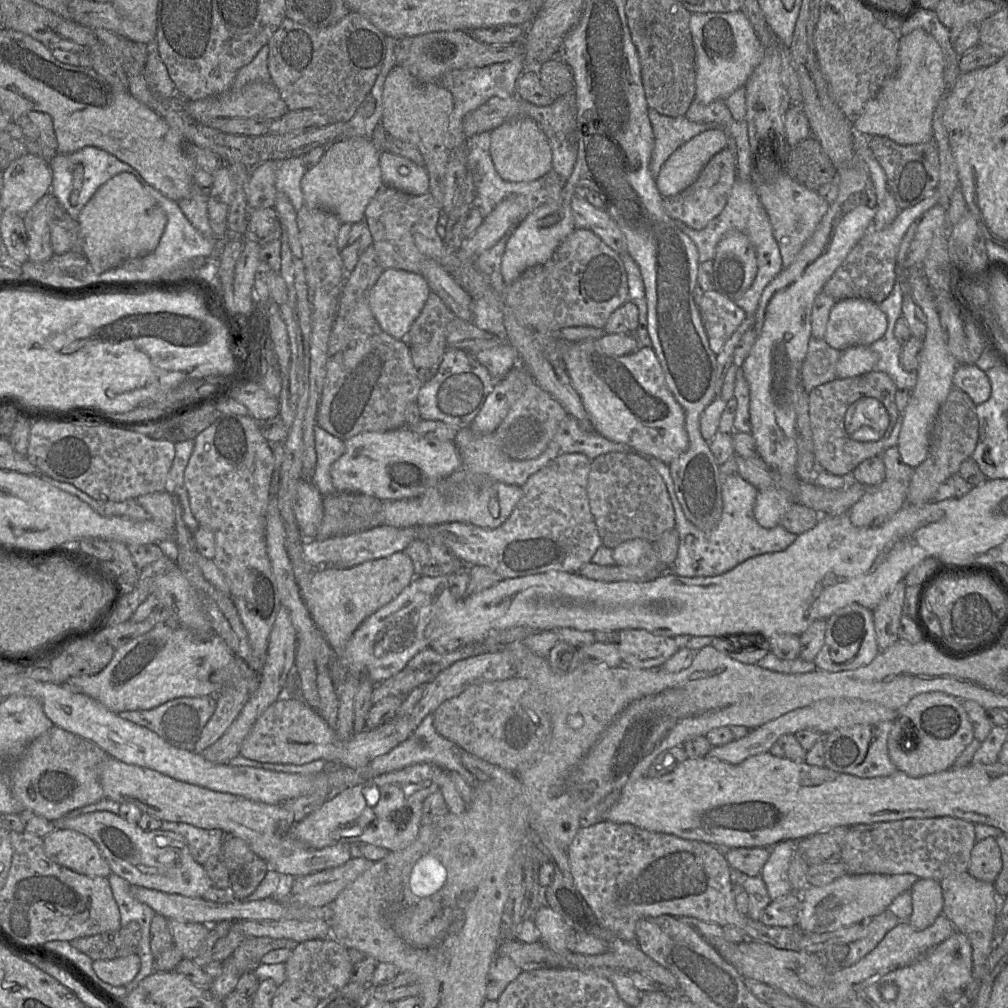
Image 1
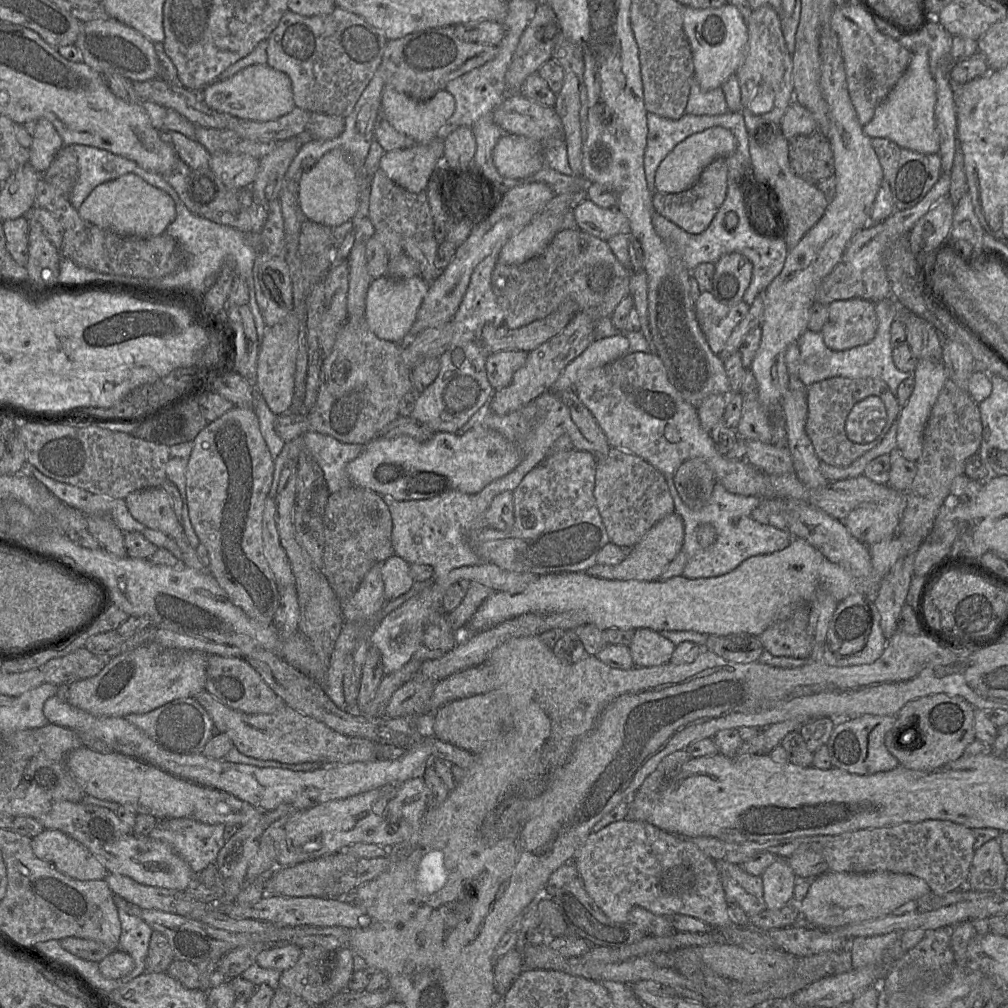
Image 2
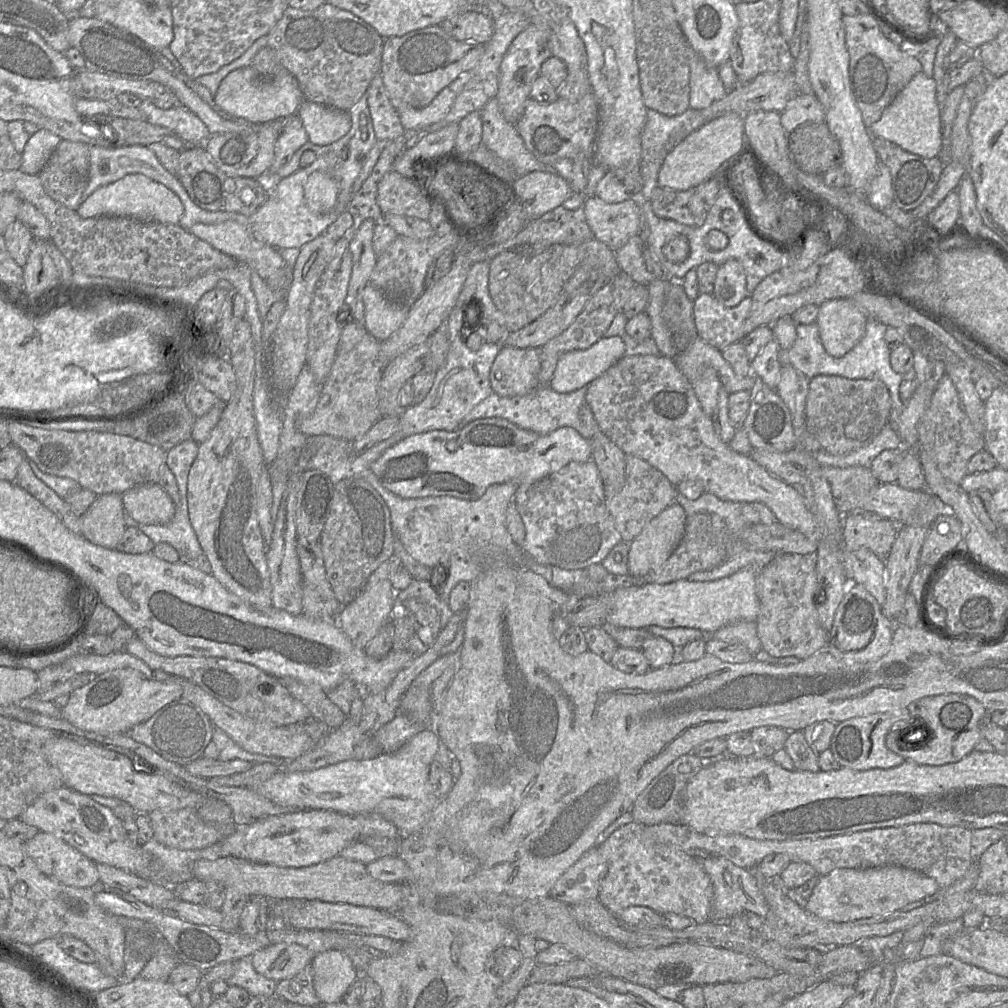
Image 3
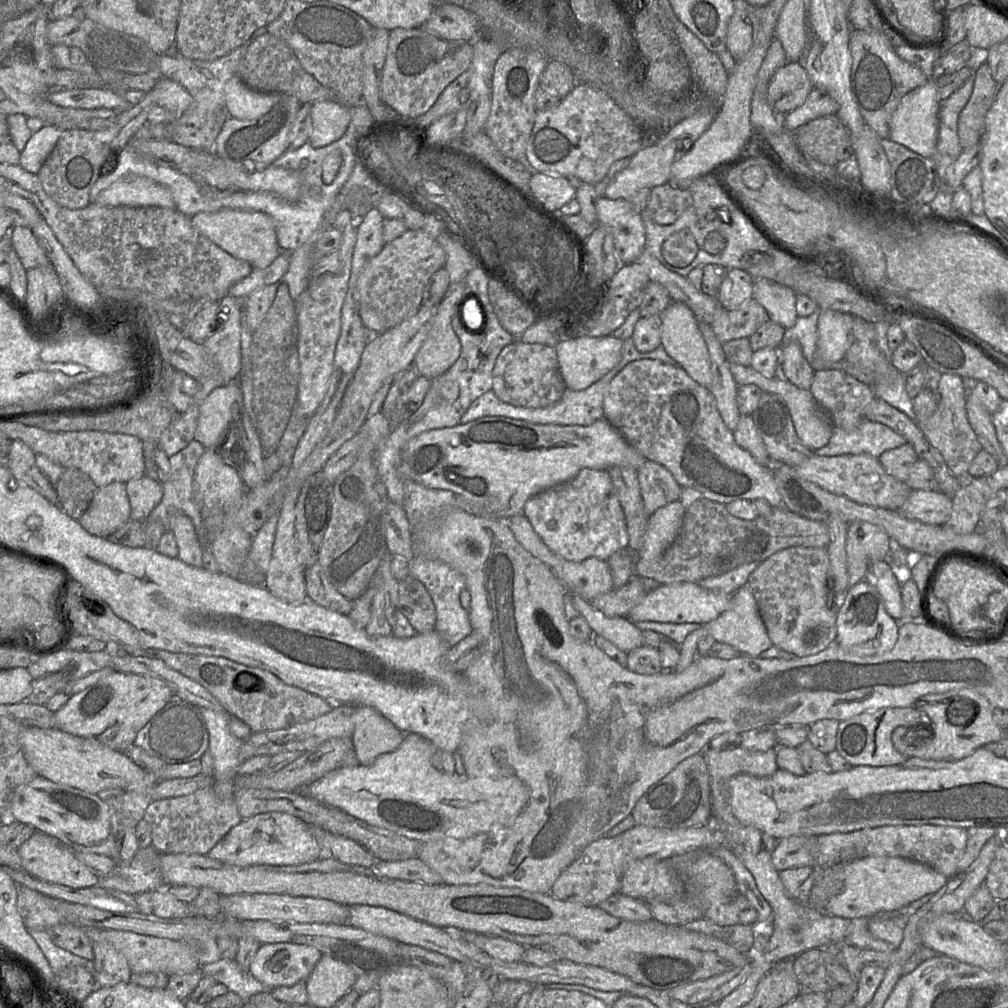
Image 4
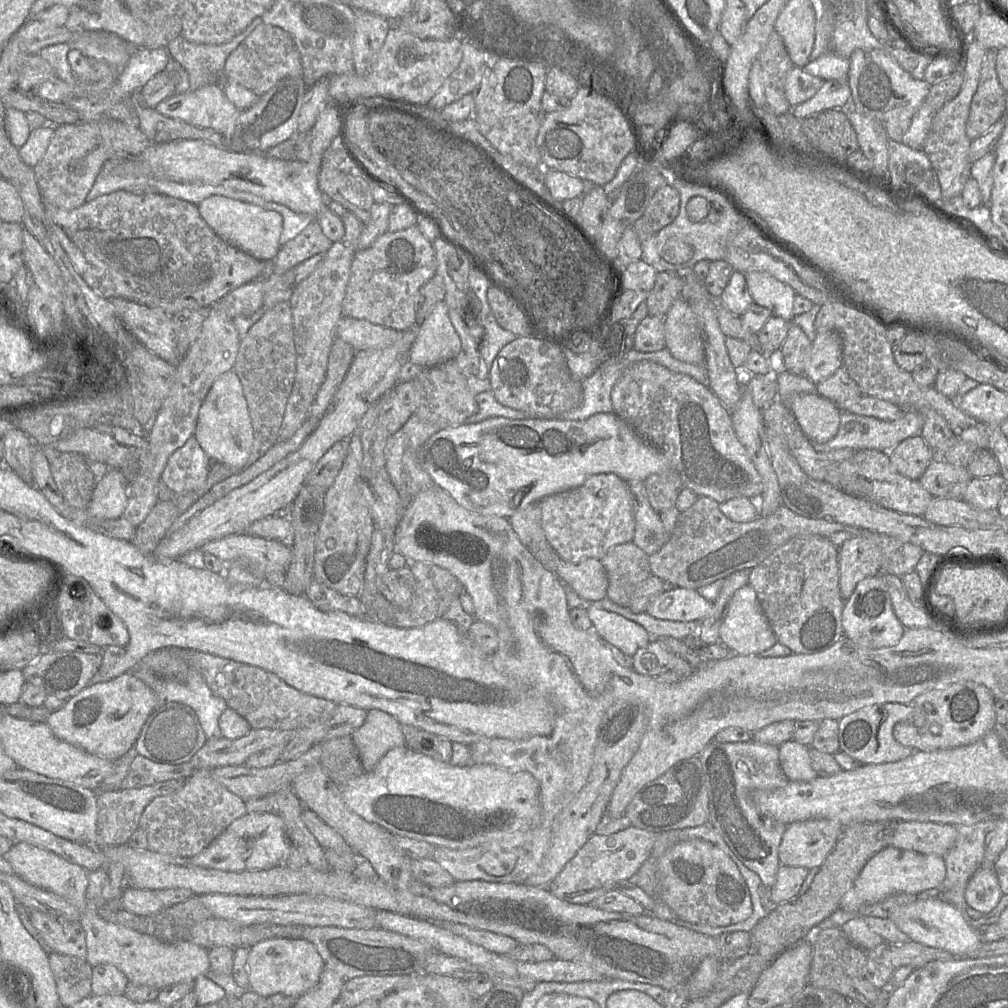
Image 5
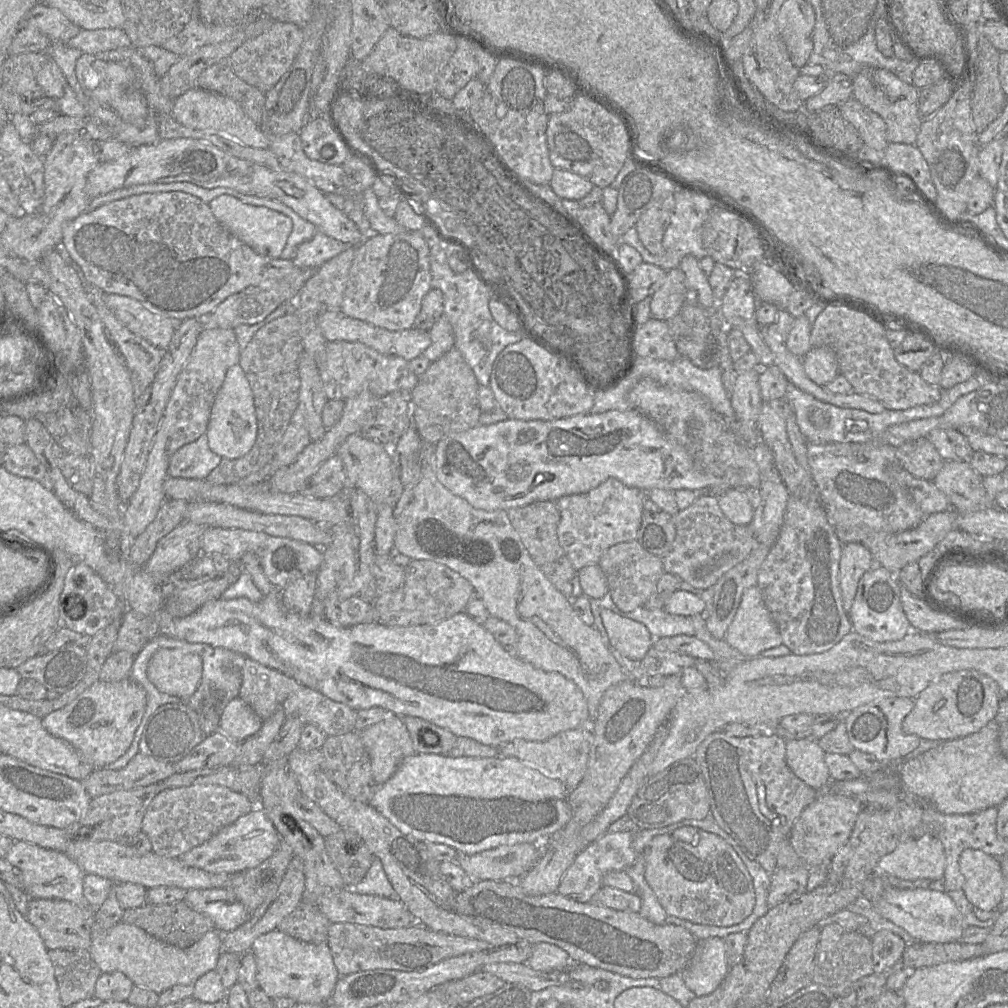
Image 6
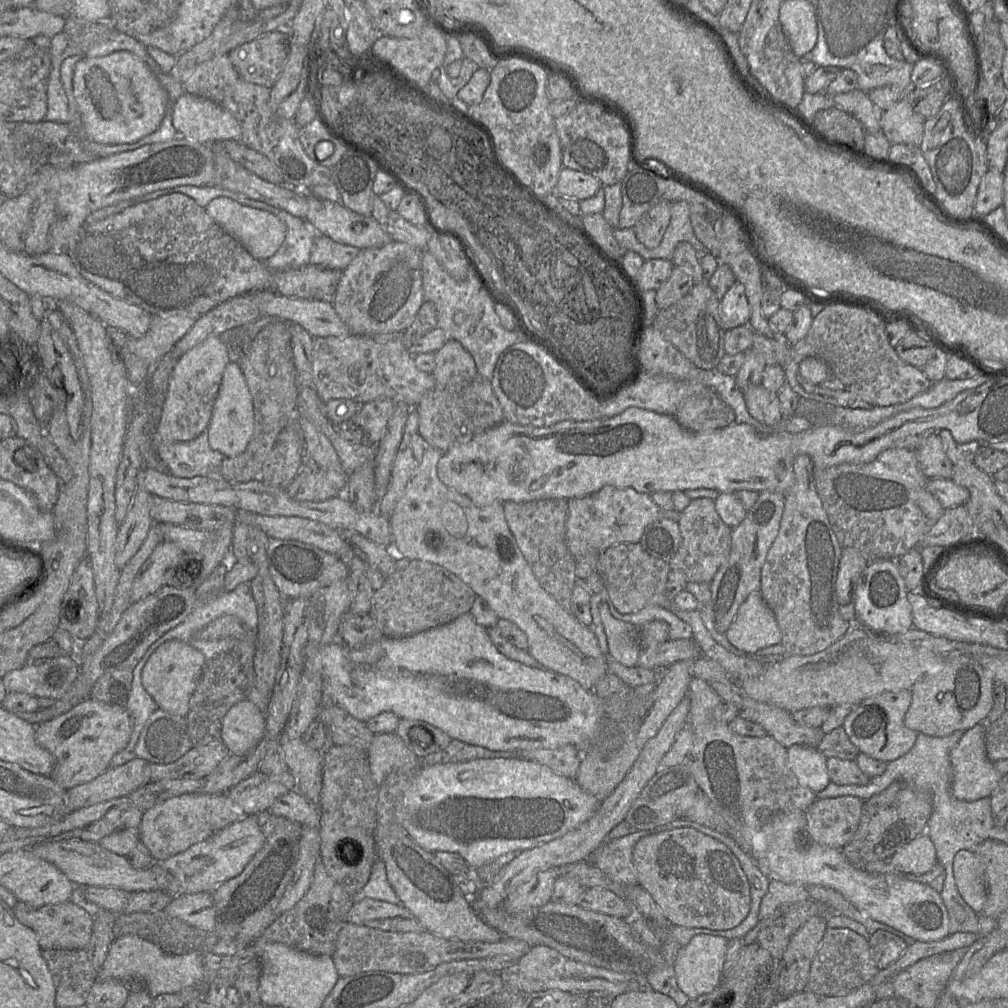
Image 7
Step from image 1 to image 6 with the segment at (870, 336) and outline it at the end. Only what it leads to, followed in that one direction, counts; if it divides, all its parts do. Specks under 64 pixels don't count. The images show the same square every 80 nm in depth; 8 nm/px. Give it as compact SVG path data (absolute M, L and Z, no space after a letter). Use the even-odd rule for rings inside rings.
M828 346L811 347L801 359L806 376L819 386L832 381L839 373L836 354Z

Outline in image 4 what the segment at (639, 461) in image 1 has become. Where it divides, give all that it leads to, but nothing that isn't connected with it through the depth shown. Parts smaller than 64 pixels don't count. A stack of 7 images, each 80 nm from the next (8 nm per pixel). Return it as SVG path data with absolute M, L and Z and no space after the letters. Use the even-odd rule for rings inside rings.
M646 460L637 470L644 509L650 517L661 507L680 500L682 486L660 464Z

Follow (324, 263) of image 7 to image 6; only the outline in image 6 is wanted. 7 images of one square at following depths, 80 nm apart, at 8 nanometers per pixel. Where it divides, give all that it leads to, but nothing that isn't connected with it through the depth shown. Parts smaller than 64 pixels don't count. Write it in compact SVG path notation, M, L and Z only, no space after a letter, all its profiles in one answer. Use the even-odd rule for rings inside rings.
M316 230L313 237L300 244L291 259L299 268L317 269L343 252L348 245Z

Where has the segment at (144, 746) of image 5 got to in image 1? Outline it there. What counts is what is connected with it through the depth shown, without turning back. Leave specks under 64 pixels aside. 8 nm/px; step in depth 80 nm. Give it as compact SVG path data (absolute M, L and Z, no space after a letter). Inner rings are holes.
M216 695L182 697L148 710L128 710L117 713L125 720L146 727L176 748L192 751L216 707Z

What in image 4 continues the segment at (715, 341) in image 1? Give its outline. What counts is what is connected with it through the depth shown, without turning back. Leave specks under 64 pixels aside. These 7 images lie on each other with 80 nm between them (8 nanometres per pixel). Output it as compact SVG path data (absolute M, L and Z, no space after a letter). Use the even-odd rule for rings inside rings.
M750 298L736 310L725 310L710 324L717 339L725 342L739 338L749 338L763 323L769 320L767 311Z

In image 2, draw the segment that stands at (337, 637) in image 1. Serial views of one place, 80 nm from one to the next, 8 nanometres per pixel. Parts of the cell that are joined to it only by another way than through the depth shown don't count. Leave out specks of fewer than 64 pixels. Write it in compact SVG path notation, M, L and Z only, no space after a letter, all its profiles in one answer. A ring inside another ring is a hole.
M393 554L382 563L381 576L387 602L407 593L414 585L410 573L410 564L396 554Z

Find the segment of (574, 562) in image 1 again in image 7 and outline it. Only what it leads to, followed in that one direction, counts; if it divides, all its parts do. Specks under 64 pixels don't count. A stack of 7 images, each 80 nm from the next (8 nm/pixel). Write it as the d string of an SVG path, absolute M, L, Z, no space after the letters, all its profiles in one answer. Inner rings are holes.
M604 486L599 491L580 498L568 500L566 543L575 561L589 554L601 554L610 547L623 543L639 543L647 526L659 519L676 522L681 512L658 506L650 494L633 488Z

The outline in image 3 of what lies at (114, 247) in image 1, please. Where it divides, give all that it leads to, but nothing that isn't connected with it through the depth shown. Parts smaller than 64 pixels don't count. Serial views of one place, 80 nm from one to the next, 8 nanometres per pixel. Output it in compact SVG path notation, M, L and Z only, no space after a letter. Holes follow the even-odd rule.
M129 174L95 190L76 210L82 218L121 216L145 222L178 224L184 208L179 197L164 185L142 174Z

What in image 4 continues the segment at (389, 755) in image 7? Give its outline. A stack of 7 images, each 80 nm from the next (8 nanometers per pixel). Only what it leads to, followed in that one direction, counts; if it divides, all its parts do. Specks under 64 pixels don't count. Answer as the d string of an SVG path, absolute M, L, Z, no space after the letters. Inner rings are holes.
M354 705L354 731L350 737L359 764L369 765L377 757L395 750L404 740L404 733L375 708Z

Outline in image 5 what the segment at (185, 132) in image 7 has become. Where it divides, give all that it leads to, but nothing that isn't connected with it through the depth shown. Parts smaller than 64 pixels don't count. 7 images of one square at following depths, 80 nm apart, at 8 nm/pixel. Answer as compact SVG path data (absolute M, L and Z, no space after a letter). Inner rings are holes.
M209 84L196 90L189 89L182 93L175 93L154 108L163 116L192 126L213 129L223 136L230 136L233 133L241 113L226 97L221 86L217 84Z

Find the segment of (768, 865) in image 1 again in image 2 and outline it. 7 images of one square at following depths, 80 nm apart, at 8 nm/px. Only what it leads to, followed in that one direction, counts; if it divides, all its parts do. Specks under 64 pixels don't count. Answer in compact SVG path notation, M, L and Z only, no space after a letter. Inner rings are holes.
M777 857L762 873L766 908L781 909L792 901L797 878L788 860Z

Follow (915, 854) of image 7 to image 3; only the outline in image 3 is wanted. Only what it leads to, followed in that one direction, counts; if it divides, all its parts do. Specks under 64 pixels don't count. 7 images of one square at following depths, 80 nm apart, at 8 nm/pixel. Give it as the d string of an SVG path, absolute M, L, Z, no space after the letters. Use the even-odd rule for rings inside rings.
M899 866L840 868L819 877L804 908L821 919L848 922L893 913L939 891L935 879Z

